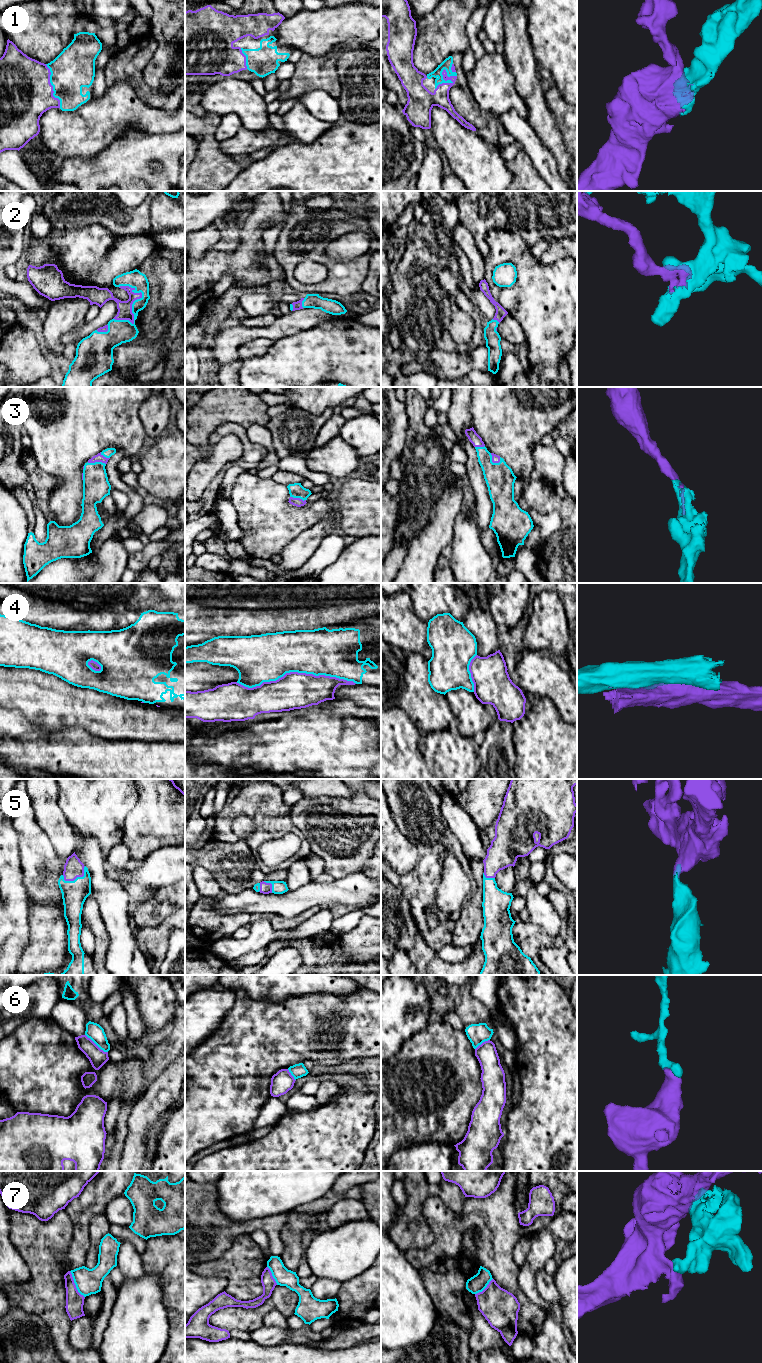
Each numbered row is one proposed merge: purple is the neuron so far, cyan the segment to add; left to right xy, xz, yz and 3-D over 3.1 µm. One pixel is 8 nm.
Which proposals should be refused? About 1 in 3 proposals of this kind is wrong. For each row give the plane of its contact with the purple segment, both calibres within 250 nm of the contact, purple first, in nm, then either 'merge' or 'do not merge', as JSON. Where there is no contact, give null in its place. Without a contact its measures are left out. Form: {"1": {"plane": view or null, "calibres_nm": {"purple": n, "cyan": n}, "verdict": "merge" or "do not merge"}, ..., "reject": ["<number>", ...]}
{"1": {"plane": "yz", "calibres_nm": {"purple": 180, "cyan": 80}, "verdict": "merge"}, "2": {"plane": "xy", "calibres_nm": {"purple": 110, "cyan": 190}, "verdict": "merge"}, "3": {"plane": "yz", "calibres_nm": {"purple": 60, "cyan": 240}, "verdict": "merge"}, "4": {"plane": "xz", "calibres_nm": {"purple": 300, "cyan": 380}, "verdict": "do not merge"}, "5": {"plane": "xy", "calibres_nm": {"purple": 160, "cyan": 200}, "verdict": "merge"}, "6": {"plane": "xy", "calibres_nm": {"purple": 140, "cyan": 140}, "verdict": "do not merge"}, "7": {"plane": "xy", "calibres_nm": {"purple": 140, "cyan": 200}, "verdict": "do not merge"}, "reject": ["4", "6", "7"]}

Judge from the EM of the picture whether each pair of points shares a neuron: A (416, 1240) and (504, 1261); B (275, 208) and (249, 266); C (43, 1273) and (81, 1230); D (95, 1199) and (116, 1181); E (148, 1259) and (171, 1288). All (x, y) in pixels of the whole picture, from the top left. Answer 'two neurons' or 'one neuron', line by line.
A: two neurons
B: one neuron
C: two neurons
D: one neuron
E: one neuron

